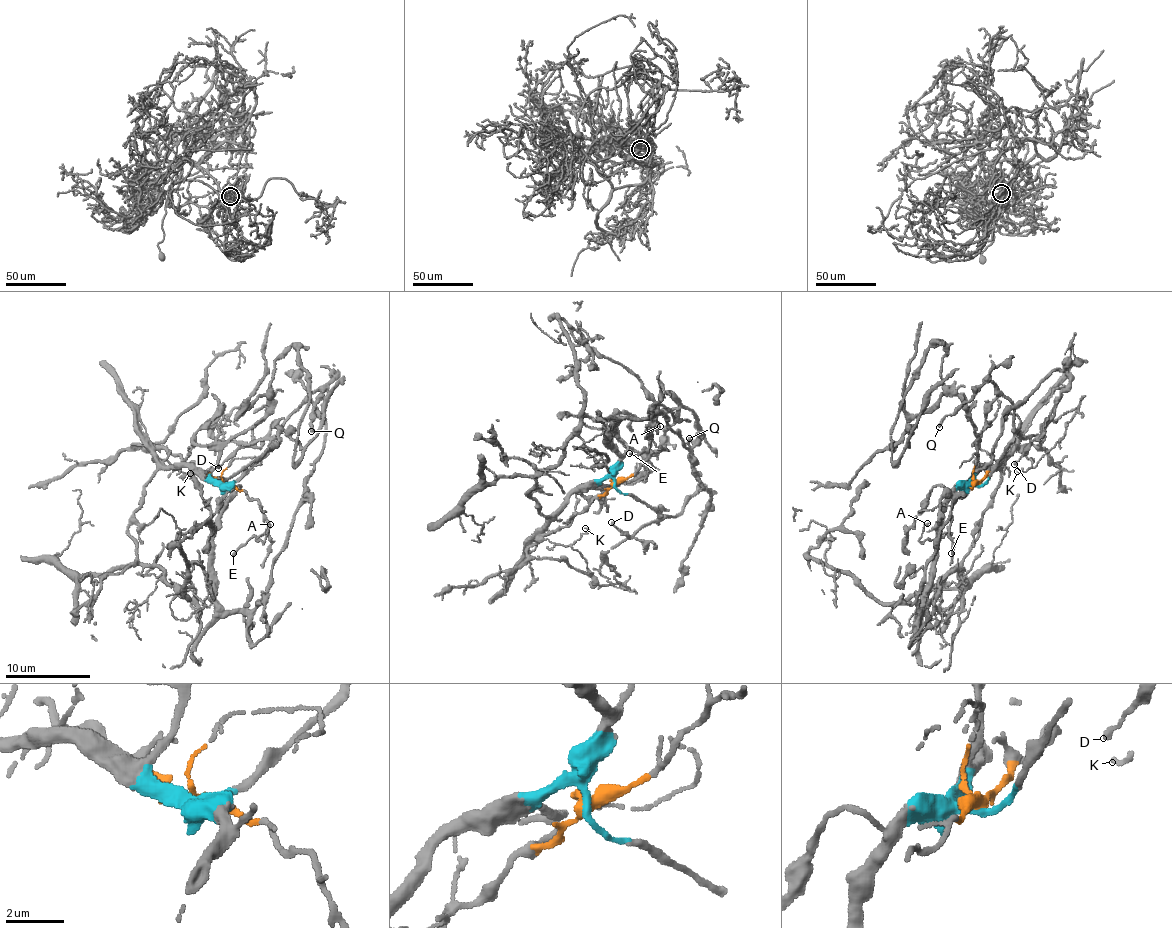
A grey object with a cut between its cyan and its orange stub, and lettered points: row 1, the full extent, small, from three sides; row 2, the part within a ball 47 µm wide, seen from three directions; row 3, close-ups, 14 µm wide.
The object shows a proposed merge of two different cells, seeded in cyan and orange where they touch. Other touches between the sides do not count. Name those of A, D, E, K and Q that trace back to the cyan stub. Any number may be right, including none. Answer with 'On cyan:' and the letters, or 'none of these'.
On cyan: D, Q

